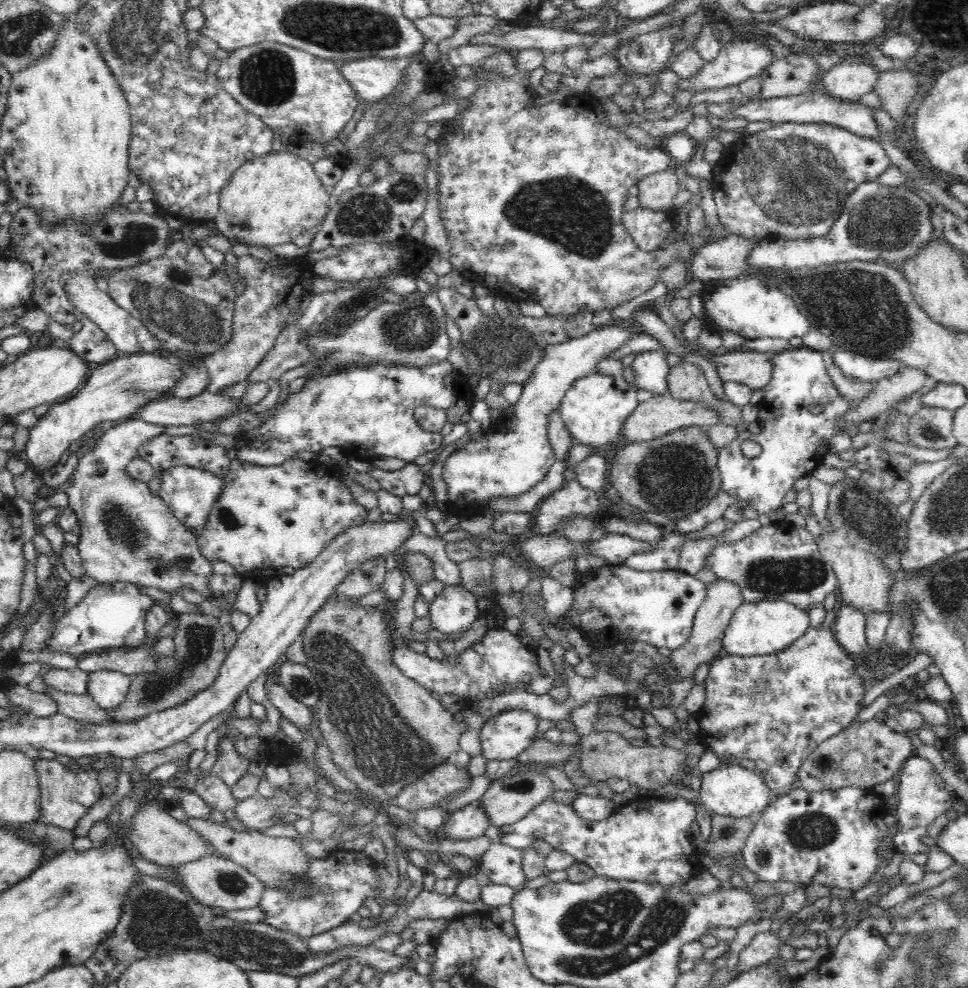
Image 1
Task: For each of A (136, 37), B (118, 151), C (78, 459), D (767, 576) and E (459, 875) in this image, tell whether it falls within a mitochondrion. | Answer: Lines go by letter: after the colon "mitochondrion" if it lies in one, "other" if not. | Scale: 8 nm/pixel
A: mitochondrion
B: other
C: other
D: mitochondrion
E: other

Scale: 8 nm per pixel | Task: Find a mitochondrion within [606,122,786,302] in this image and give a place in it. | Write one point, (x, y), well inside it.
(717, 268)

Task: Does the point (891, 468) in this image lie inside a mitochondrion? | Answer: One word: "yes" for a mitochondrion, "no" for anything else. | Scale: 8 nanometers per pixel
no

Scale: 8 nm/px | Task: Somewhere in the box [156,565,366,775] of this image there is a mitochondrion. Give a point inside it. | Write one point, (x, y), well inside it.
(306, 686)

